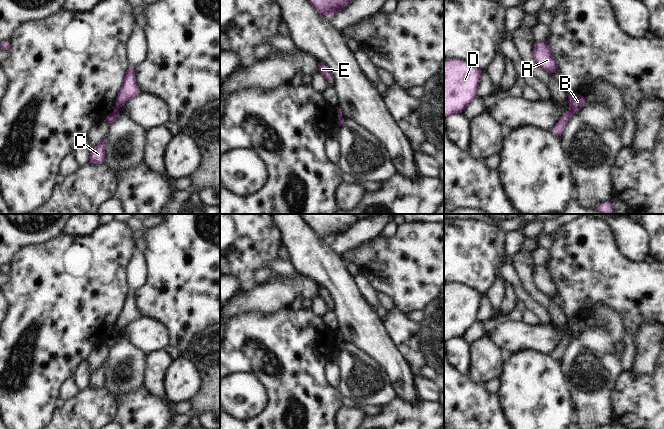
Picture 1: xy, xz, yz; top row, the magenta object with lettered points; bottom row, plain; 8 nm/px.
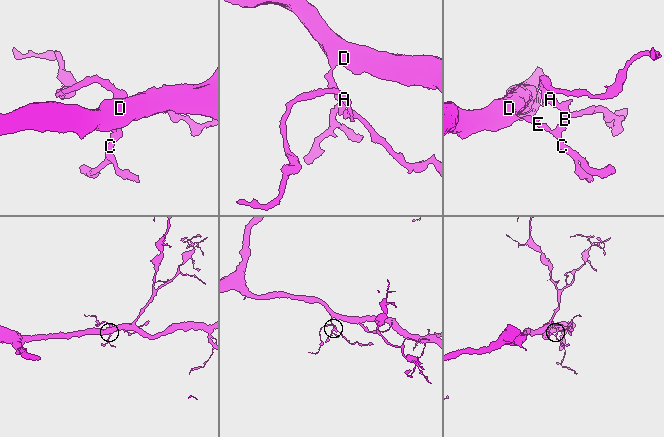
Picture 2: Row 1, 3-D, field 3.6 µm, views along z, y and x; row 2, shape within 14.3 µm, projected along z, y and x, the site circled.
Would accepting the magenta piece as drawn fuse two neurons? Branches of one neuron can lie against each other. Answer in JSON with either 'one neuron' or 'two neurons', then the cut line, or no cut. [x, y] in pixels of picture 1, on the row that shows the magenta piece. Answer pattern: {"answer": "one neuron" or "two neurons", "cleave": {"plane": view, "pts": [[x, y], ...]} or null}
{"answer": "two neurons", "cleave": {"plane": "xy", "pts": [[116, 109], [118, 111]]}}

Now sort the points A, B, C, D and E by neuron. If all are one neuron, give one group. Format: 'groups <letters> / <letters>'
groups A B / C D E

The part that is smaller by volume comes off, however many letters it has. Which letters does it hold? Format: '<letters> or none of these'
A, B

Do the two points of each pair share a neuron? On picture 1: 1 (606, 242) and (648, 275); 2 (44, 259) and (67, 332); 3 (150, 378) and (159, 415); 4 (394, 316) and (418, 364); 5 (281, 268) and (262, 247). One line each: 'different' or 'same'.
1: same
2: same
3: different
4: same
5: different

